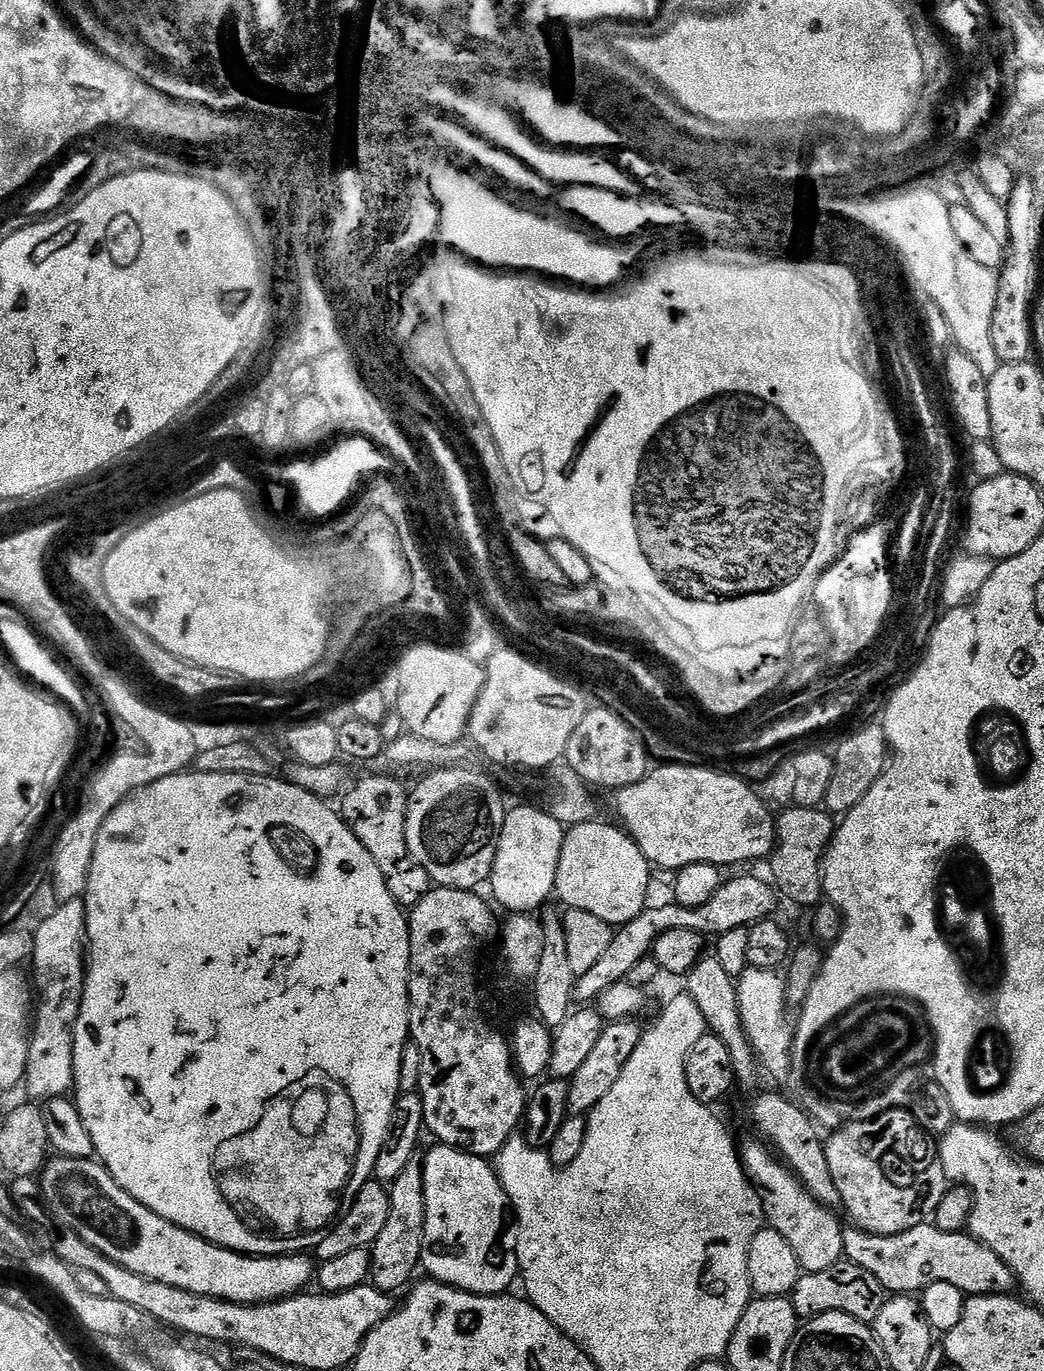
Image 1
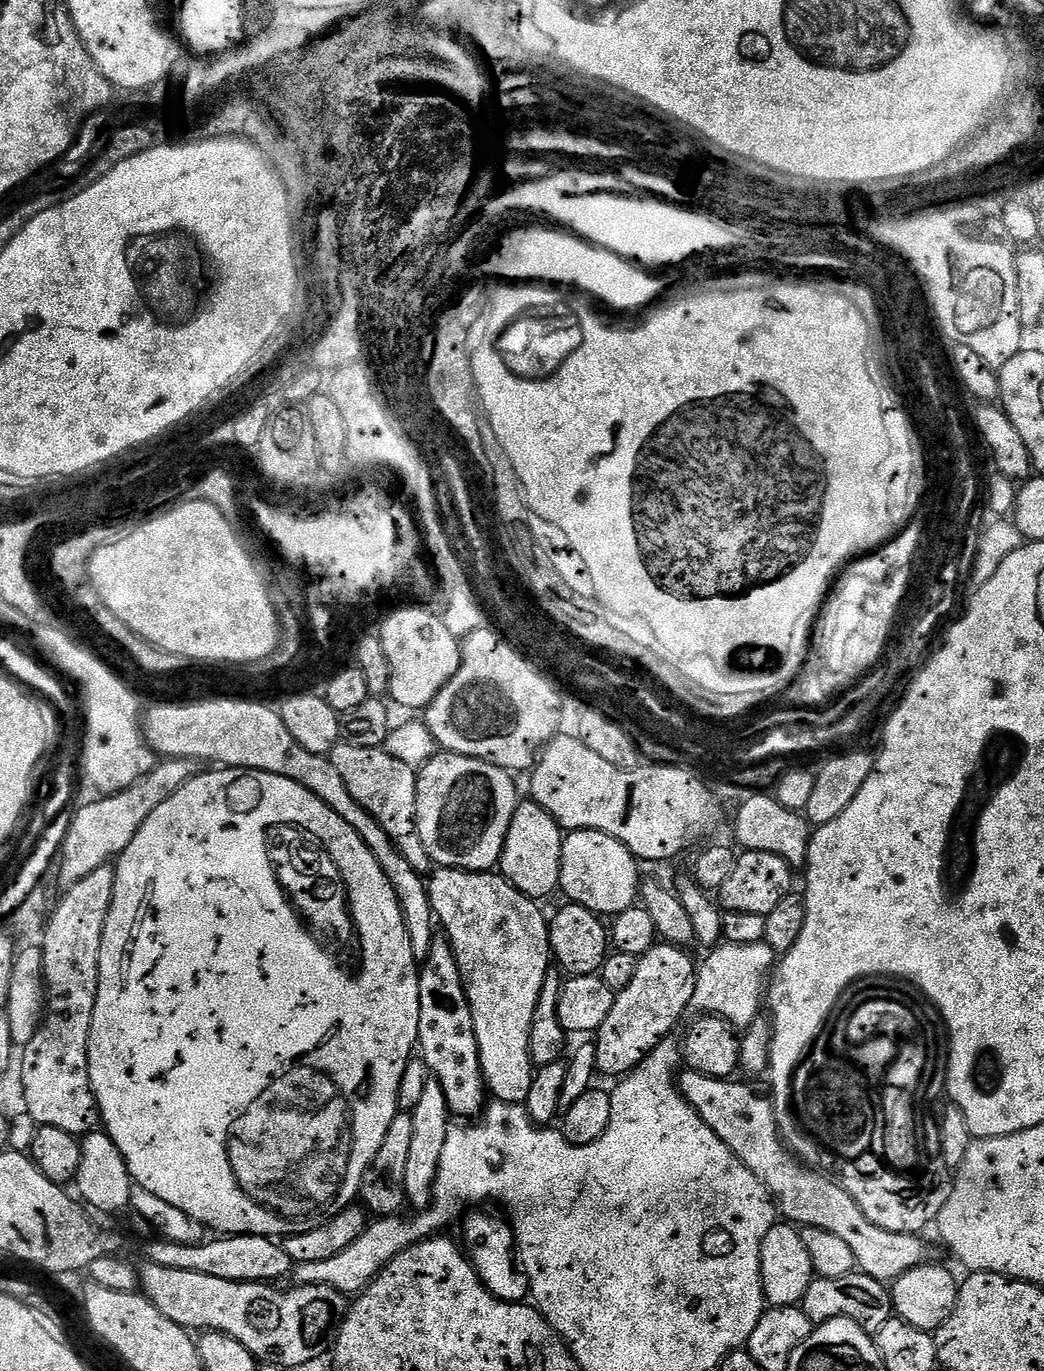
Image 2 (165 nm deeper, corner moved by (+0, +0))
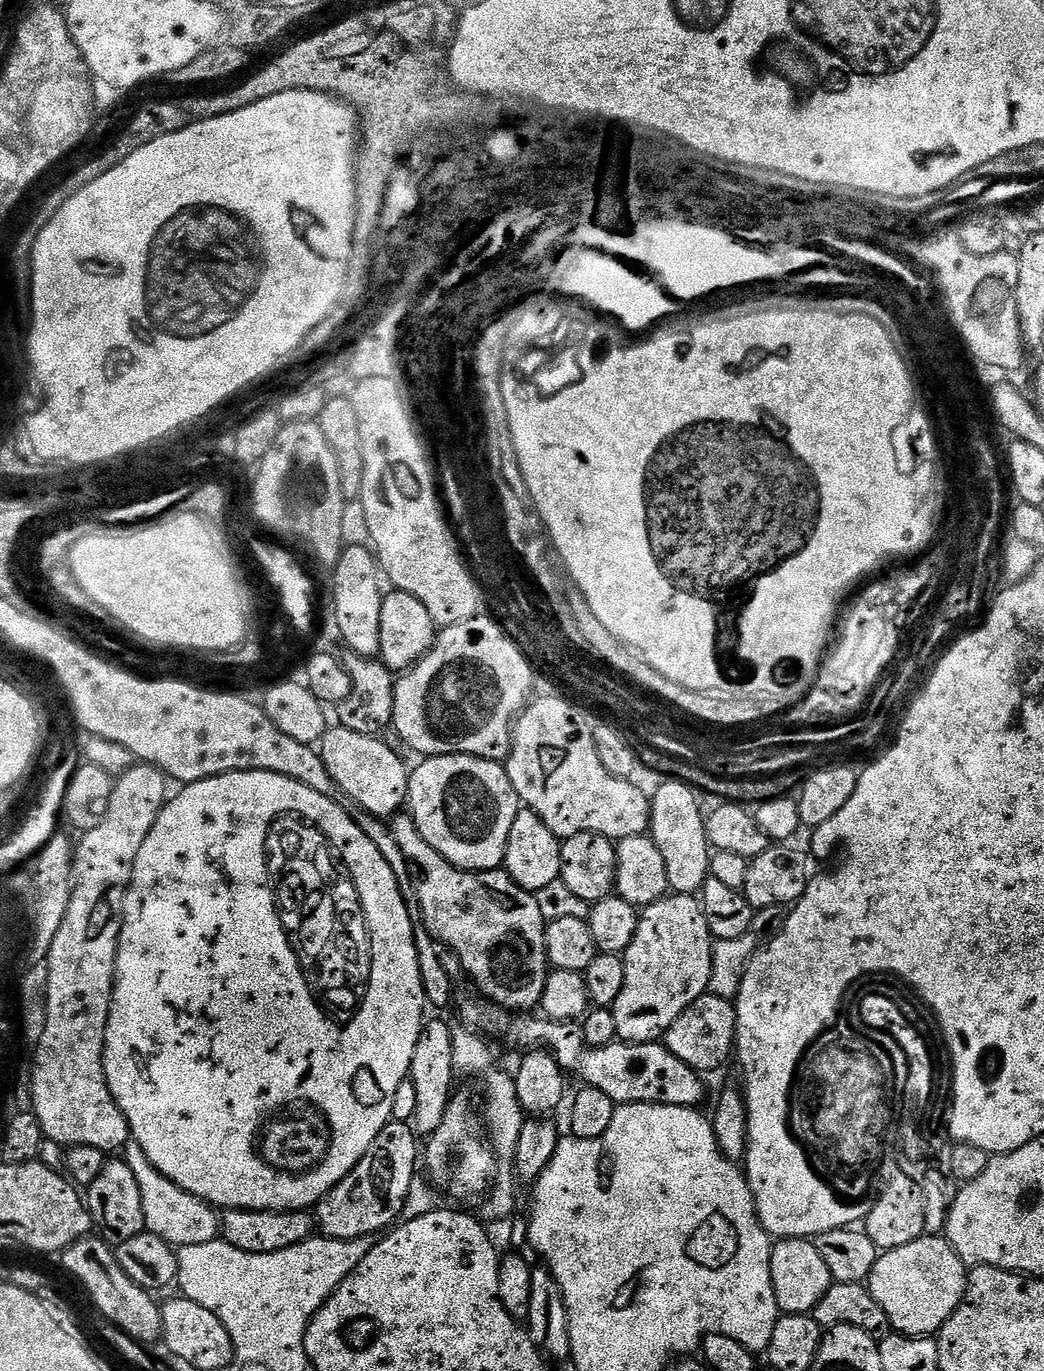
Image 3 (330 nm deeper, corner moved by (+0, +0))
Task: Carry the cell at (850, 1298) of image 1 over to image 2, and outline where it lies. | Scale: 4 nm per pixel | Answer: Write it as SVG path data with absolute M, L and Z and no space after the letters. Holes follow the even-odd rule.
M859 1270L846 1274L846 1278L816 1276L810 1282L810 1290L806 1290L802 1307L813 1326L825 1324L834 1318L846 1318L858 1322L858 1326L870 1334L882 1330L882 1326L886 1326L886 1322L894 1316L889 1285L885 1281L870 1278Z

